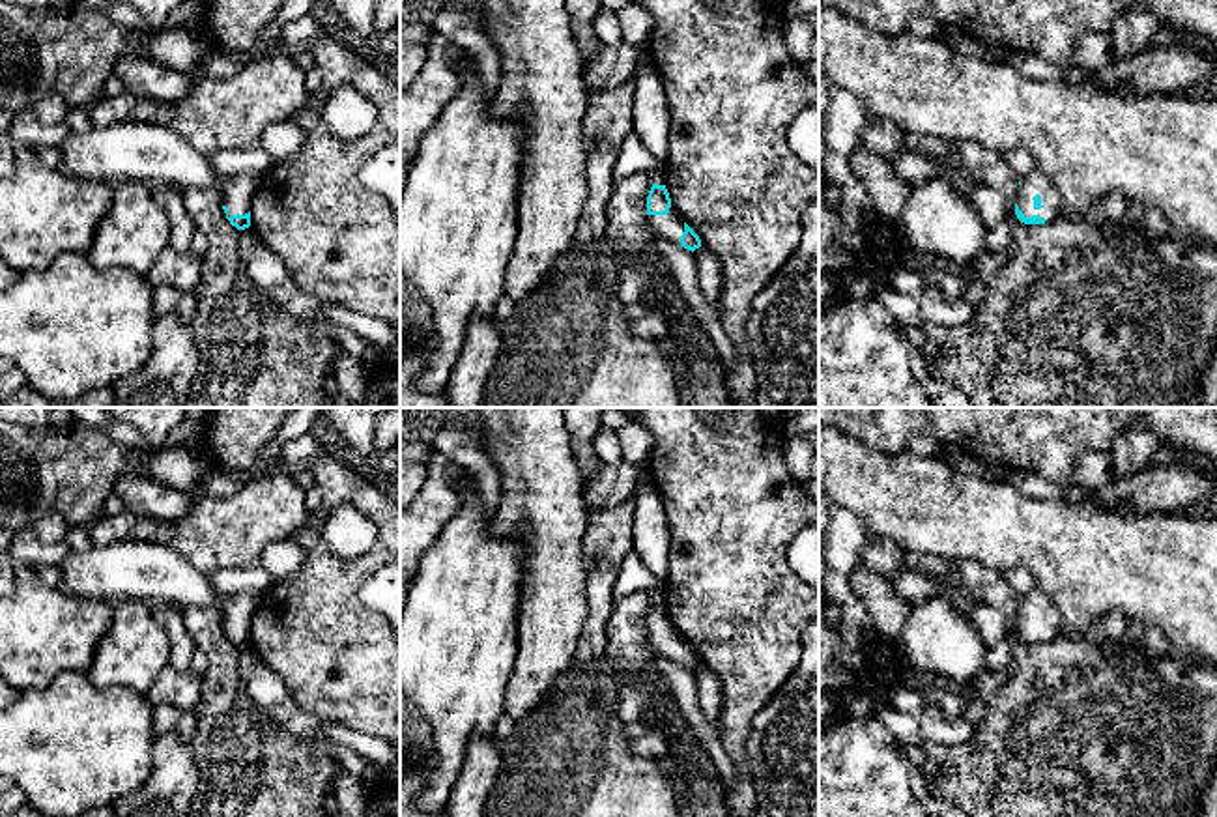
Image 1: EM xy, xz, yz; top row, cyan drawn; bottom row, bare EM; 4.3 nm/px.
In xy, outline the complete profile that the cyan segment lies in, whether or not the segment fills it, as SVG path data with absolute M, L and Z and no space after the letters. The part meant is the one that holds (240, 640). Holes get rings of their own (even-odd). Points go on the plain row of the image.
M136 538L92 546L86 553L69 552L60 568L64 591L112 608L123 600L140 600L150 608L215 606L230 643L237 649L251 645L260 598L215 593L209 580L170 546Z

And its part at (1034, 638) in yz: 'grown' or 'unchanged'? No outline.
grown

